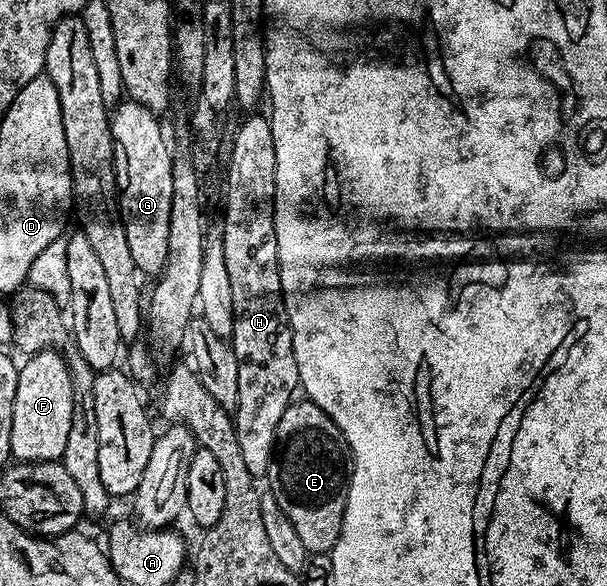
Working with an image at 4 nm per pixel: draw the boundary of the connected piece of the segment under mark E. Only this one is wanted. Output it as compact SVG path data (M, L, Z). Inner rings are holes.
M293 400L278 422L275 456L278 463L280 459L280 478L274 489L282 511L298 531L309 554L331 554L342 531L350 476L350 453L340 428L313 401Z

